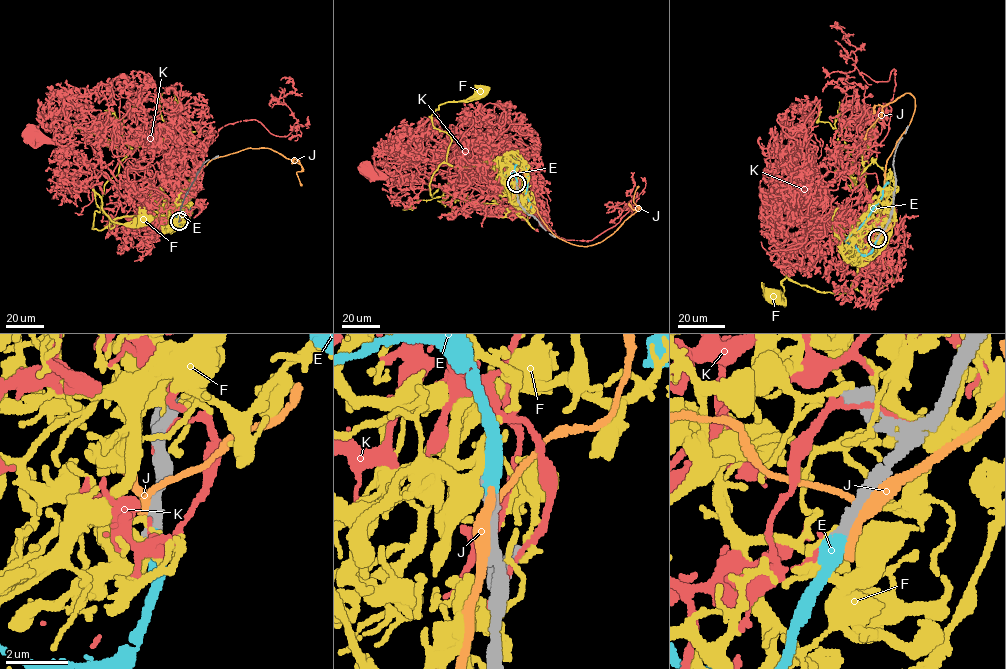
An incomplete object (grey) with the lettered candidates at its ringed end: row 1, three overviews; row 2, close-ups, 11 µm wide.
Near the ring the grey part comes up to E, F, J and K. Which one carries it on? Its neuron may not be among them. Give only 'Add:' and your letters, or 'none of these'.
Add: E

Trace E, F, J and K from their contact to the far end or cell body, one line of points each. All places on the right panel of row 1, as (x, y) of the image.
E: (877, 238), (873, 248), (866, 255), (845, 241), (868, 216), (889, 182)
F: (876, 238), (870, 251), (859, 251), (846, 292), (821, 293), (787, 277), (785, 306), (774, 295)
J: (879, 235), (891, 226), (880, 218), (886, 161), (913, 116), (914, 96), (905, 93), (888, 103), (864, 139)
K: (876, 238), (857, 246), (872, 240), (849, 207), (864, 197), (860, 226), (832, 206), (863, 231), (820, 226)

